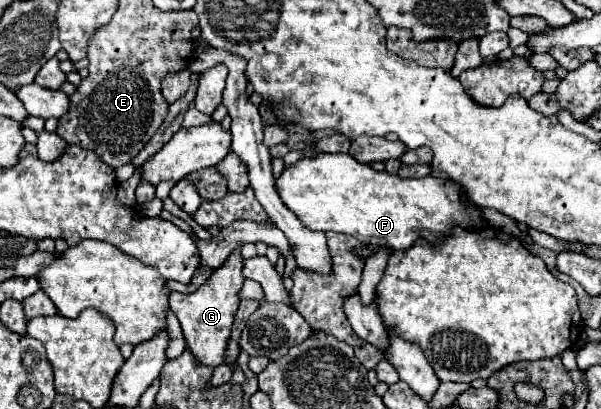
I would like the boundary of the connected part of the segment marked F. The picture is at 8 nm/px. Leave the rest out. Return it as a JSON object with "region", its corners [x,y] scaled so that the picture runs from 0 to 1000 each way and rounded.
{"region":[[[529,377],[476,406],[459,435],[469,494],[516,562],[569,567],[616,601],[649,601],[656,611],[682,606],[696,582],[722,592],[755,548],[782,557],[799,548],[795,513],[769,499],[769,460],[732,435],[666,435],[646,421],[626,421],[579,377]]]}

